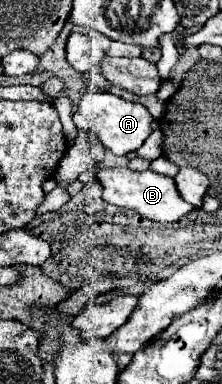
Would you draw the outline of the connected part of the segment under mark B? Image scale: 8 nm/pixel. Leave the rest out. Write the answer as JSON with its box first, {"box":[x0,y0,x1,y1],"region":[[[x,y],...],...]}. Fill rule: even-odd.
{"box":[99,168,195,222],"region":[[[103,168],[99,170],[99,180],[103,184],[103,200],[121,208],[131,208],[139,212],[141,216],[155,220],[155,222],[175,222],[187,216],[191,210],[195,210],[193,204],[185,202],[175,186],[175,180],[171,176],[157,174],[153,170],[135,172],[125,168]]]}

